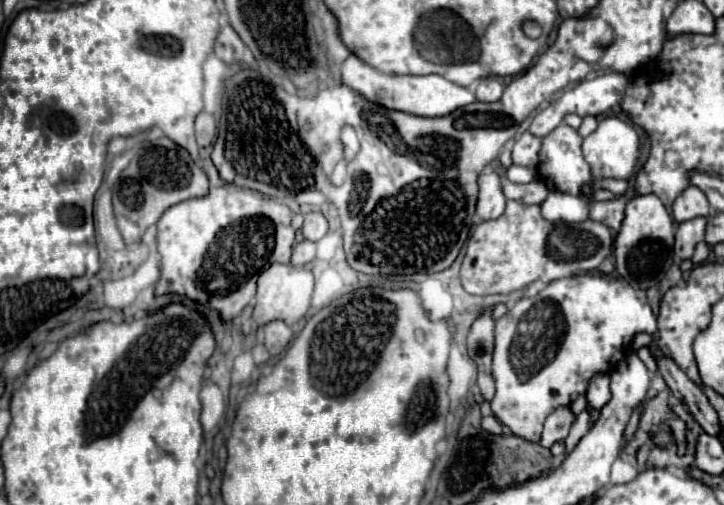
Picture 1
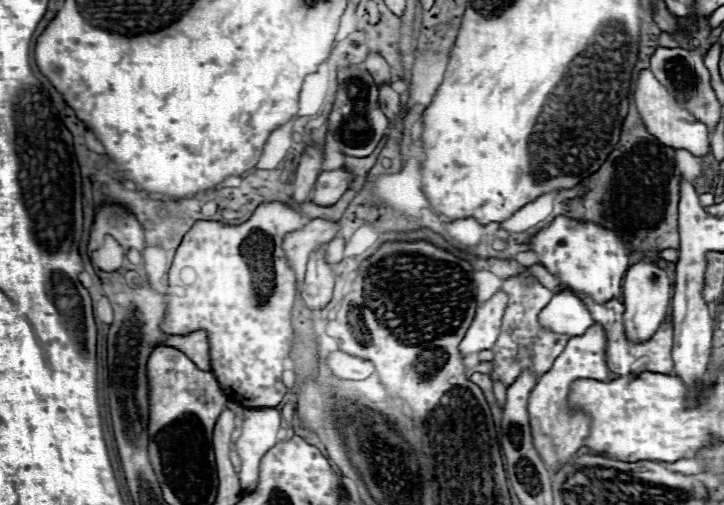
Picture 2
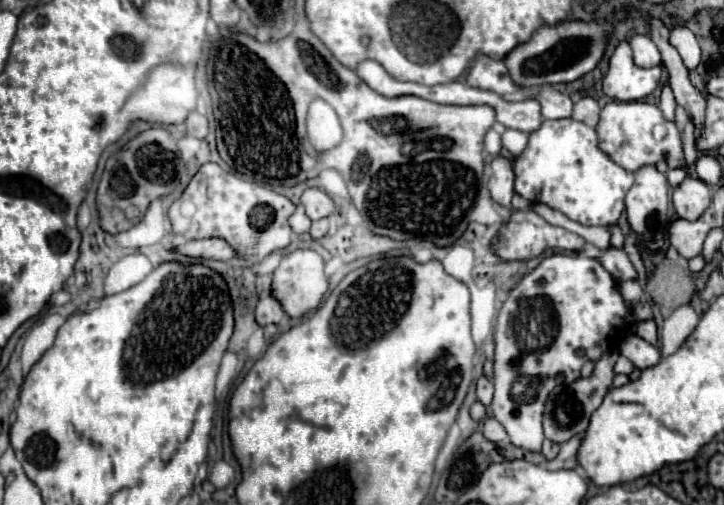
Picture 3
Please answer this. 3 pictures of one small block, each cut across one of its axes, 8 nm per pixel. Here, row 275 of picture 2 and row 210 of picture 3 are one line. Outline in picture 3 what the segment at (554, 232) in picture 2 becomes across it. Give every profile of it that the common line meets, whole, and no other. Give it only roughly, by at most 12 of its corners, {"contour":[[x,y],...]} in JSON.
{"contour":[[574,118],[544,120],[514,190],[614,226],[632,174]]}

